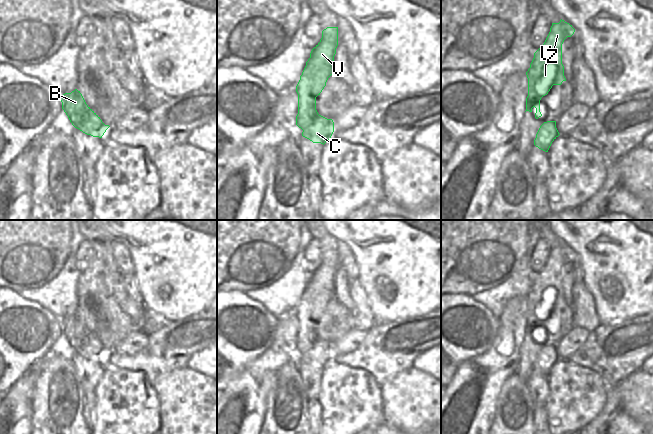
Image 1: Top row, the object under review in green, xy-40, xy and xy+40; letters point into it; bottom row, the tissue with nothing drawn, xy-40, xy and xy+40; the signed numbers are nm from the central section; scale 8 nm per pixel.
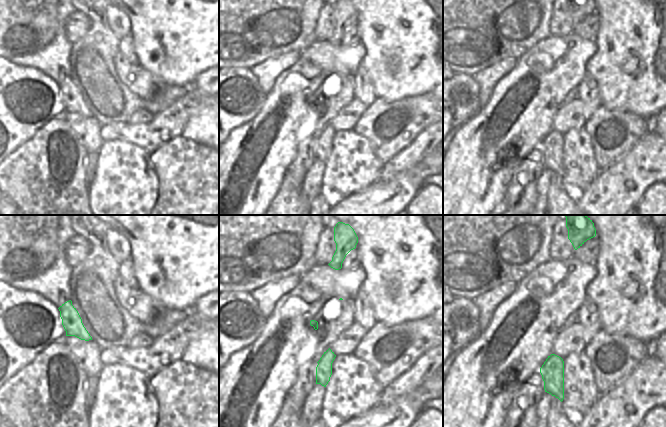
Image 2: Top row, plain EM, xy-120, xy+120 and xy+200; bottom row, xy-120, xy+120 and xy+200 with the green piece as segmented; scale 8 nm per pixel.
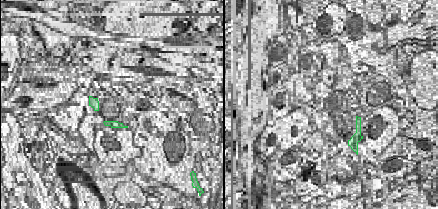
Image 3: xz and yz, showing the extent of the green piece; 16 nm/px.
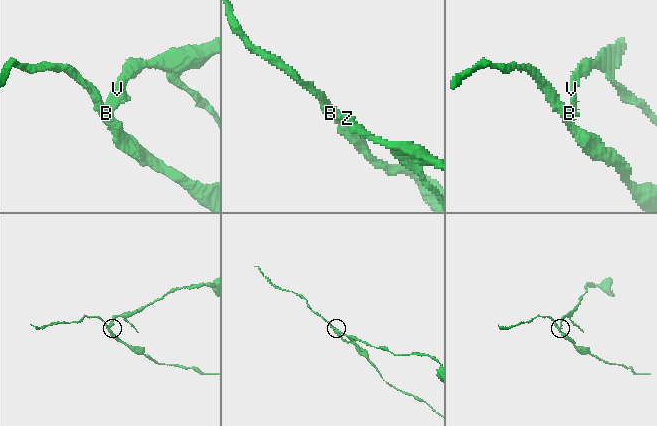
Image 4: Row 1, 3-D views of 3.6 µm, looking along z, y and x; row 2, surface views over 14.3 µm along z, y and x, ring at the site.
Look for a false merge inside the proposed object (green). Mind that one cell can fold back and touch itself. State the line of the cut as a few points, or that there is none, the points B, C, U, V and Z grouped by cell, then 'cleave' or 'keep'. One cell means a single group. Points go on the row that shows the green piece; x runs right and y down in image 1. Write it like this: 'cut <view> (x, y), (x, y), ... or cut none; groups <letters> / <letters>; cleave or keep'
cut xy (302, 74), (309, 78), (311, 94), (315, 97); groups B C / U V Z; cleave

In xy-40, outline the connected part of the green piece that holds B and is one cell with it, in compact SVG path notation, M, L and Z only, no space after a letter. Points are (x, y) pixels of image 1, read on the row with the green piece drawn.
M80 91L60 95L62 109L72 125L87 135L102 138L110 127L105 125L100 117L86 104Z

